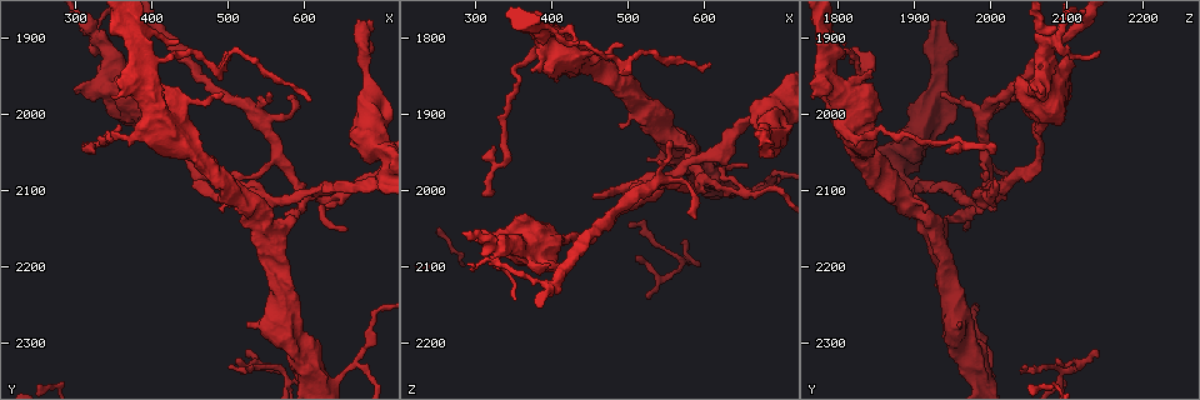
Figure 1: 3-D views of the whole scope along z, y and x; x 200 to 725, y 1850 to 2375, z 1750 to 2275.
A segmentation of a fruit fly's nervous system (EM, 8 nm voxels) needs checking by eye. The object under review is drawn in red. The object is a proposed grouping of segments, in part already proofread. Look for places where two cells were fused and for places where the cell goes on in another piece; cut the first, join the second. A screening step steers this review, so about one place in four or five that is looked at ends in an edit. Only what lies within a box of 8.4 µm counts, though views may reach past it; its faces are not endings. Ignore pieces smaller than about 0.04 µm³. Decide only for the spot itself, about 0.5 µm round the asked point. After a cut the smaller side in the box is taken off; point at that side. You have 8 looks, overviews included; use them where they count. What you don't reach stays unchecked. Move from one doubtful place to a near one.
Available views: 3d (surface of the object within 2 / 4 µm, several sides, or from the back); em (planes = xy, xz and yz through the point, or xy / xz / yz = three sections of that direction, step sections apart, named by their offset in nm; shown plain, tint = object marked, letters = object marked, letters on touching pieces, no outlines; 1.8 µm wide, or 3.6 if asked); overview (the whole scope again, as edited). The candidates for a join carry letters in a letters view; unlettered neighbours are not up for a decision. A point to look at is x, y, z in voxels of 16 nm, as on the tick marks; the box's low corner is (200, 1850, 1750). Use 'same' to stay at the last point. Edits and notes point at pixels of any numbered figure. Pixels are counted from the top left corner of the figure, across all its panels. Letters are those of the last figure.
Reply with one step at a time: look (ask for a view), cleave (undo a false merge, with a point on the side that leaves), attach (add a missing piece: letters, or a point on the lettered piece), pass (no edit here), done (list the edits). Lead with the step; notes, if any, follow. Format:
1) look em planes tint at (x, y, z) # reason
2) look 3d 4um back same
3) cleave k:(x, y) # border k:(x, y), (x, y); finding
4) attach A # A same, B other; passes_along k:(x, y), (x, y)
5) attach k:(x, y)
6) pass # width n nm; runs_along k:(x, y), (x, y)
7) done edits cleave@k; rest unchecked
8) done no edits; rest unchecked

look 3d 2um at (685, 1910, 1955) # an open end

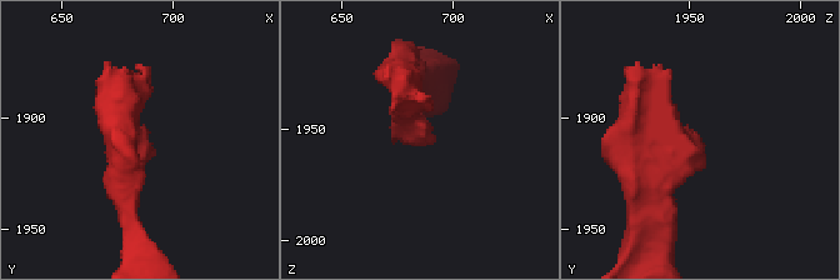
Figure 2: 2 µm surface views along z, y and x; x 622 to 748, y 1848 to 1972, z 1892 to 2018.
look em yz step 4 tint at (687, 1908, 1956)

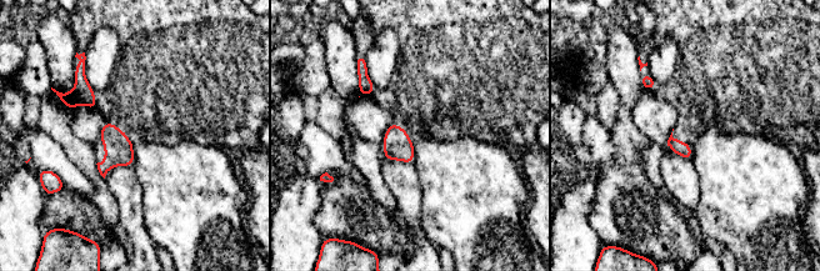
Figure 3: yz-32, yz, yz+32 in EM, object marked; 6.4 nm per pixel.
look em planes letters same

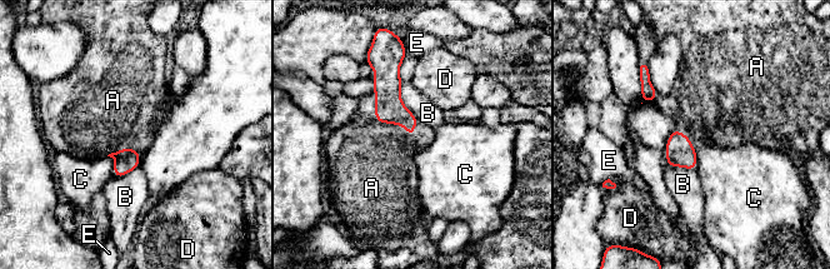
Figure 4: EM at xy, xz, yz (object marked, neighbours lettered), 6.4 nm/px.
attach A # width 120 nm; A same, B other, C other, D other, E other; the cell continues

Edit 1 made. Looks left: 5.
look em planes letters at (555, 2150, 1930) # three-way junction

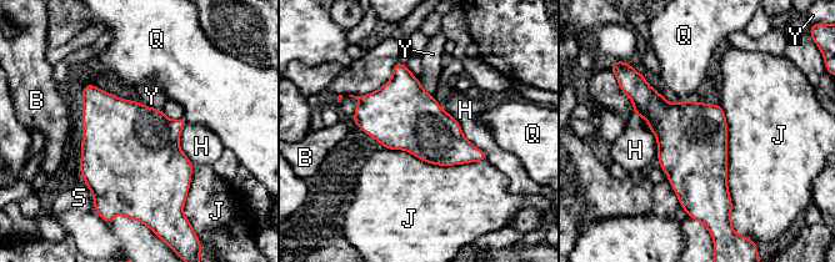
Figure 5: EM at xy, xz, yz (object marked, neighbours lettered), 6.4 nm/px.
pass # B other, H other, J other, Q other, S other, Y other; border 5:(140, 101), (146, 106), (161, 110); continuous, no second cell

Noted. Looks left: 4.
look overview

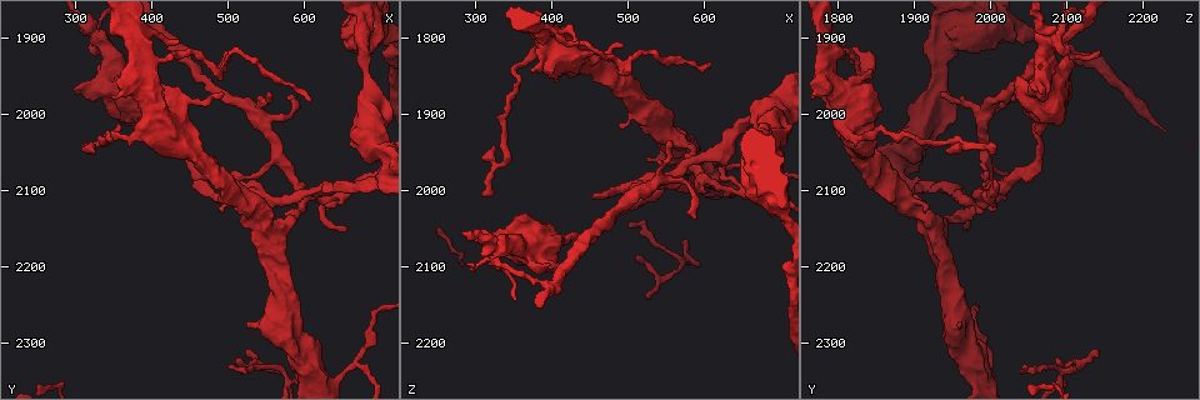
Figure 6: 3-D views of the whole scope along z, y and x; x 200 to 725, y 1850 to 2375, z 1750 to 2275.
look em 3.6um xz step 8 tint at (395, 1985, 1800) # arms run side by side

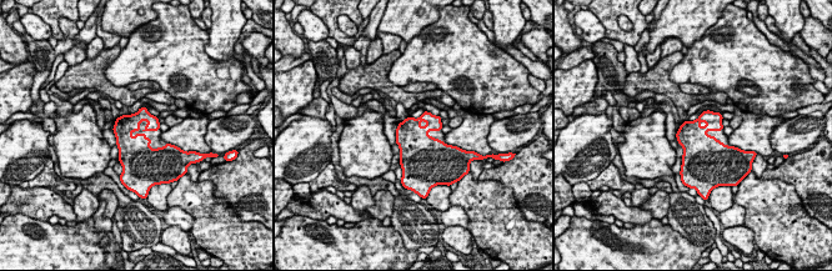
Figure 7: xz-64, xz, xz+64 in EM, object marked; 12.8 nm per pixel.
look em 3.6um planes tint same # cut it another way

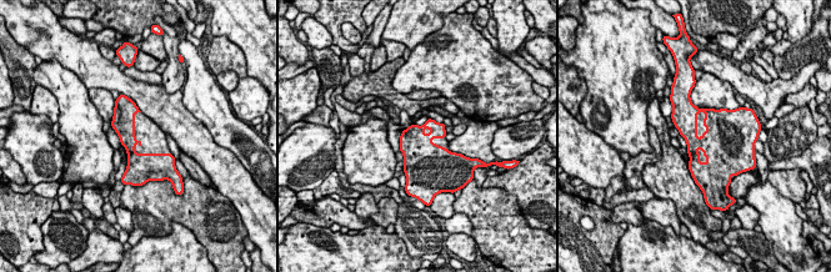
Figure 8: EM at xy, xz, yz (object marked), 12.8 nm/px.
look em 3.6um planes letters same

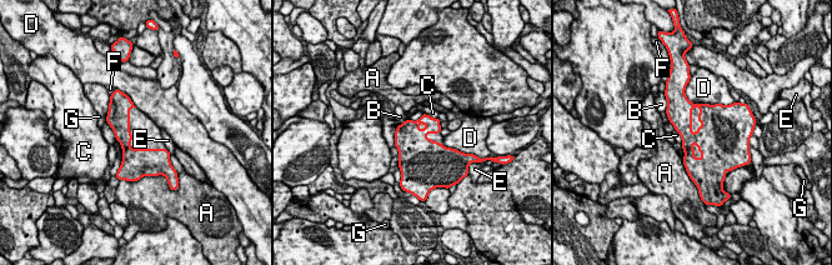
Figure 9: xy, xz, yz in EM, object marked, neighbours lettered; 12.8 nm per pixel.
pass # longest_contact D 550 nm; A other, B other, C other, D other, E other, F other, G other; border 9:(437, 116), (422, 114), (409, 119); all the same cell

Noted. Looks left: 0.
done edits attach@4; rest unchecked

